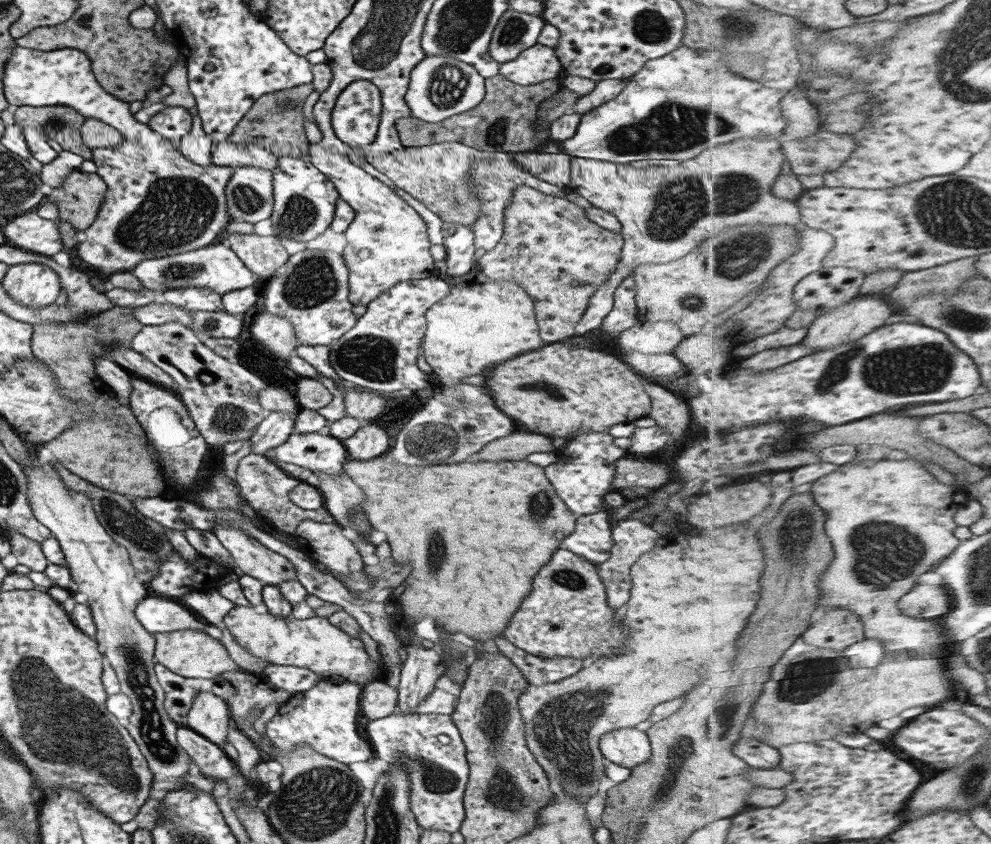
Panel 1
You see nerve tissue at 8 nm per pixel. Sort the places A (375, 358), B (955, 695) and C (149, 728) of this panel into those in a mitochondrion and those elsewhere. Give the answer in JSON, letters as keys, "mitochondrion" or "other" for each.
{"A":"mitochondrion","B":"other","C":"mitochondrion"}

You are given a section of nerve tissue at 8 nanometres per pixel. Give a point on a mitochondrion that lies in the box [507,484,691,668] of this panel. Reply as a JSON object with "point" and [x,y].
{"point":[537,515]}

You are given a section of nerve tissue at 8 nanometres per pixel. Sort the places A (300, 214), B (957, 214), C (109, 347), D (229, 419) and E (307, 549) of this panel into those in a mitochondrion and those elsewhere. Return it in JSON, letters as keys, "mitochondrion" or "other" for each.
{"A":"mitochondrion","B":"mitochondrion","C":"other","D":"mitochondrion","E":"other"}

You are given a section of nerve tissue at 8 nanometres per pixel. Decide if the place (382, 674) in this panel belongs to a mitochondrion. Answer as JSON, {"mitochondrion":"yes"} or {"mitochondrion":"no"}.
{"mitochondrion":"no"}

